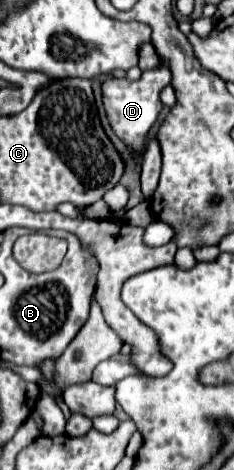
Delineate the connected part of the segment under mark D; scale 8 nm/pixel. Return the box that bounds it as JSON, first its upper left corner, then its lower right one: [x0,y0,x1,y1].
[103,62,171,148]

